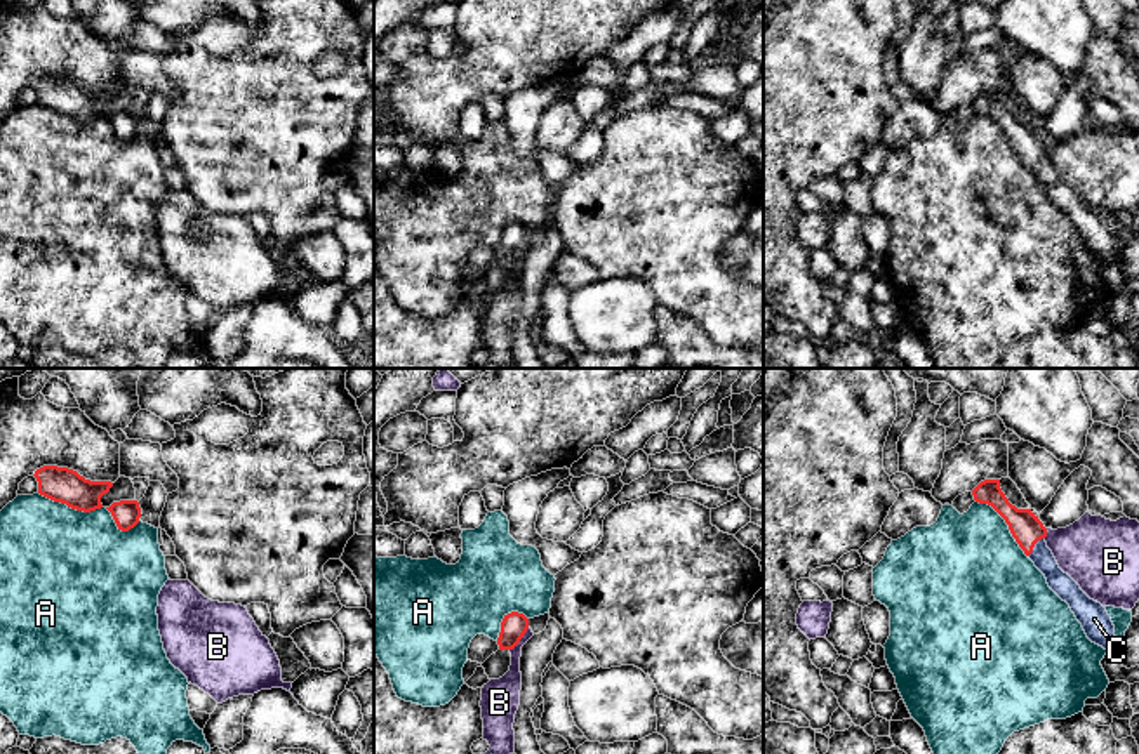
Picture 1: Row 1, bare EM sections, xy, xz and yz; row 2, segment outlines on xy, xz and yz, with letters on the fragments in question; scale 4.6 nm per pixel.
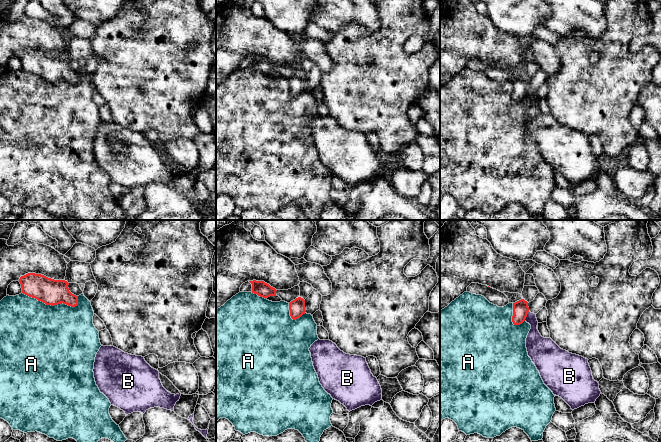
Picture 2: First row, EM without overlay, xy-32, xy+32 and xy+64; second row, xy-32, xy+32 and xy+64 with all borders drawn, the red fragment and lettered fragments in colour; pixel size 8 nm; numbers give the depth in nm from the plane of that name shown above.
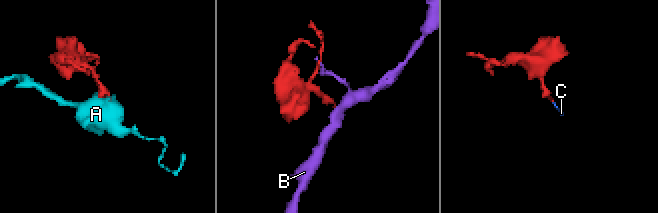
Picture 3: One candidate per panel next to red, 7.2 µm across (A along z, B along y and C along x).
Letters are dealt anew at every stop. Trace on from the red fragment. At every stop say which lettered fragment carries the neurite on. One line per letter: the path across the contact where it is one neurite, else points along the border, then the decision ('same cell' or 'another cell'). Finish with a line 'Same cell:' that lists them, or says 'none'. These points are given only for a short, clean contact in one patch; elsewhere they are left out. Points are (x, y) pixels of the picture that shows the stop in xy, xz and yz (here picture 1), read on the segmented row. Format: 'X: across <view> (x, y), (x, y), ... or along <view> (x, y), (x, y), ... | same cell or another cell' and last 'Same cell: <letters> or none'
A: another cell
B: along xz (529, 628), (510, 650) | another cell
C: across yz (1026, 529), (1033, 546), (1059, 582) | same cell
Same cell: C

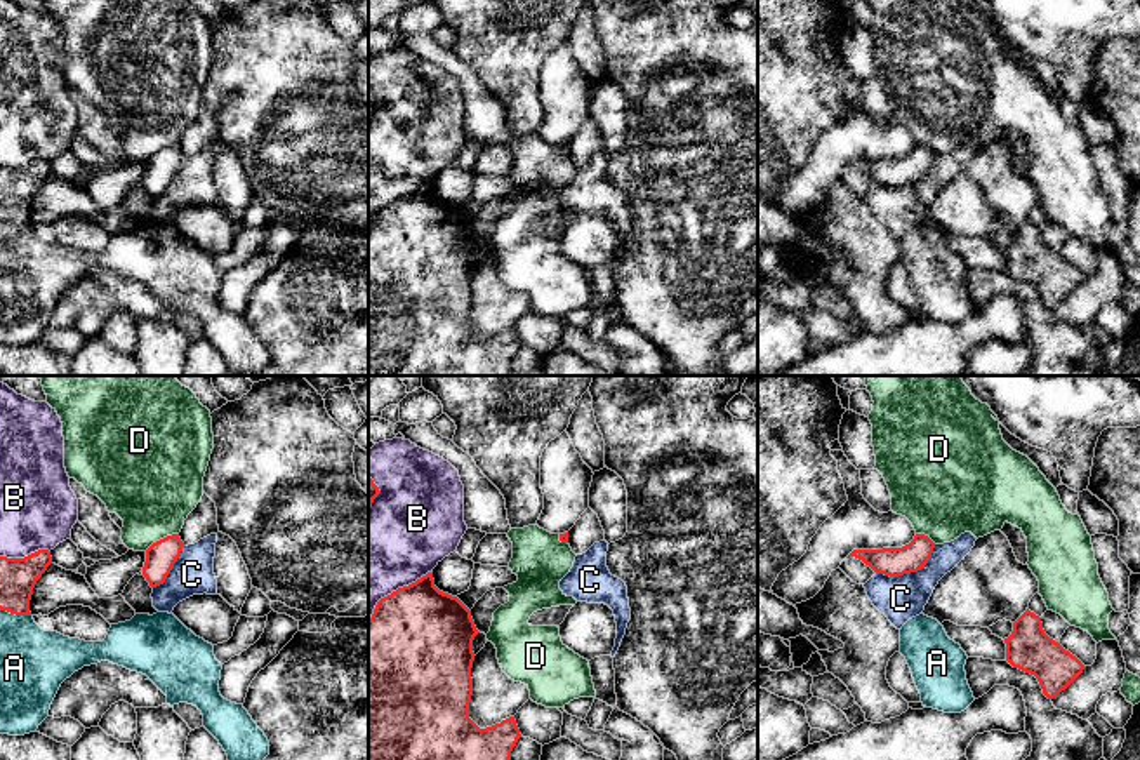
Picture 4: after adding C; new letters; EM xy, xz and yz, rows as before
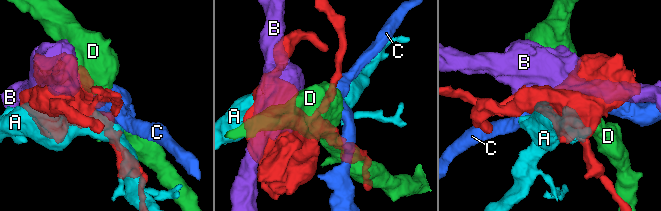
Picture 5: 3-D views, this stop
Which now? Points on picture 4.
A: another cell
B: another cell
C: another cell
D: along xy (178, 533), (153, 541), (145, 550) | another cell
Same cell: none

